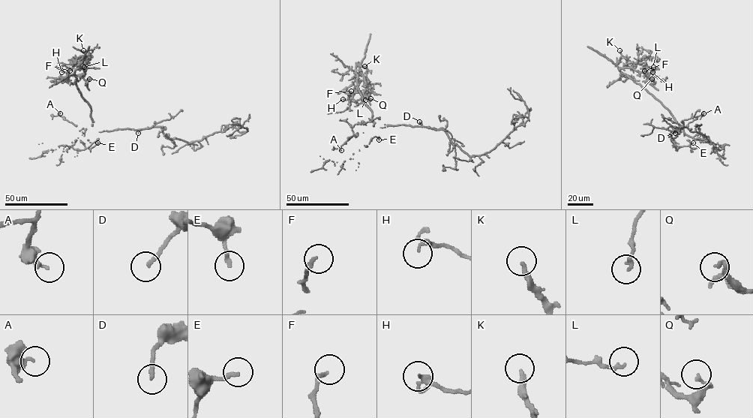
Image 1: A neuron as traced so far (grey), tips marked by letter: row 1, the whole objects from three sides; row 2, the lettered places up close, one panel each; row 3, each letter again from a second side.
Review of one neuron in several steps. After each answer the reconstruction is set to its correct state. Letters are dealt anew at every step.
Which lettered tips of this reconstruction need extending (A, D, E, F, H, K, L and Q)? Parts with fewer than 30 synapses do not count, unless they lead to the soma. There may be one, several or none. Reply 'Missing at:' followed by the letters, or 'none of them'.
Missing at: K

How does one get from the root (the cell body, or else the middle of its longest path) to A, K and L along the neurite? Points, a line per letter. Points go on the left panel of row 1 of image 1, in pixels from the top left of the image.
A: (123, 129), (106, 131), (91, 125), (79, 130), (61, 116), (60, 113)
K: (123, 129), (103, 130), (93, 125), (91, 106), (81, 94), (74, 75), (79, 61), (85, 56), (83, 50)
L: (123, 129), (103, 130), (93, 125), (91, 106), (81, 94), (74, 75), (78, 68), (84, 72), (84, 67)

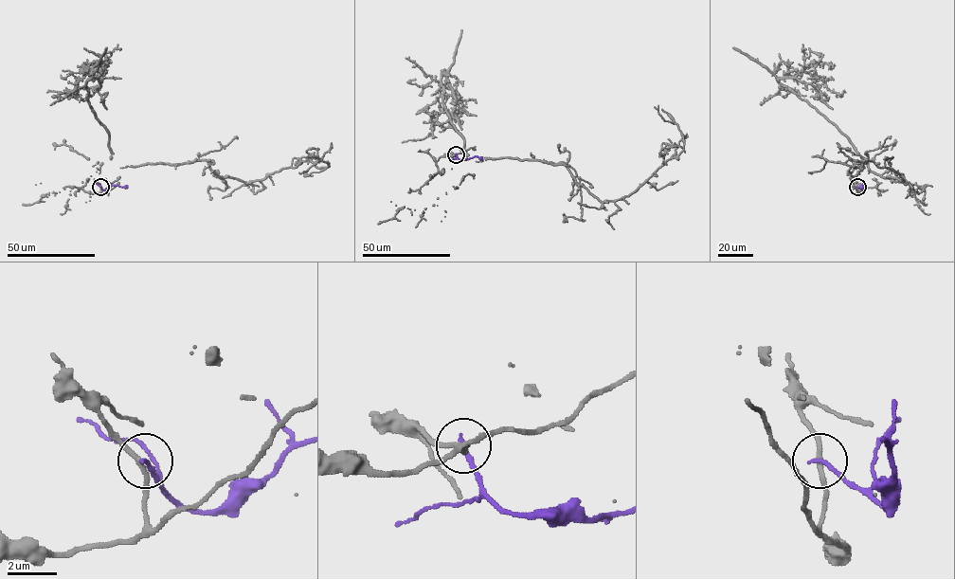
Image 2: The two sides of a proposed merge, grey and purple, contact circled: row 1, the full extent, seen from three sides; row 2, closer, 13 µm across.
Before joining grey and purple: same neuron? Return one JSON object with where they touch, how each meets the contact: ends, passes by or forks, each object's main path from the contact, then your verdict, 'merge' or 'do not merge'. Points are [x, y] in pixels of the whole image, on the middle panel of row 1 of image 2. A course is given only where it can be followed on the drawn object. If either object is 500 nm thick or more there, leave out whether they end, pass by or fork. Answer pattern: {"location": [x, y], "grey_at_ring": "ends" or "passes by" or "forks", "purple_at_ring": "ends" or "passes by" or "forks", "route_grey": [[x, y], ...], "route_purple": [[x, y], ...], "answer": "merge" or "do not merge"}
{"location": [456, 154], "grey_at_ring": "passes by", "purple_at_ring": "ends", "route_grey": [[456, 154], [563, 164], [601, 201], [616, 201], [683, 149], [678, 126], [654, 106]], "route_purple": [[456, 154], [459, 159], [475, 156], [482, 159]], "answer": "do not merge"}

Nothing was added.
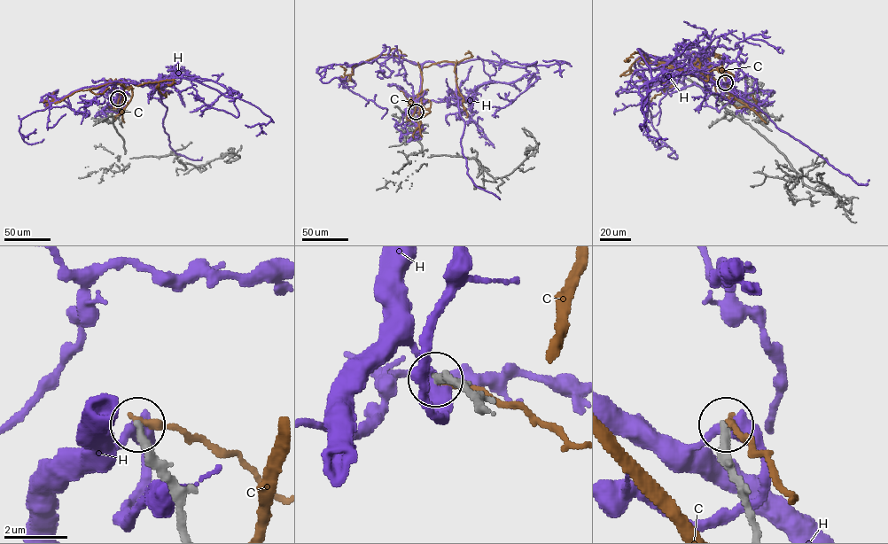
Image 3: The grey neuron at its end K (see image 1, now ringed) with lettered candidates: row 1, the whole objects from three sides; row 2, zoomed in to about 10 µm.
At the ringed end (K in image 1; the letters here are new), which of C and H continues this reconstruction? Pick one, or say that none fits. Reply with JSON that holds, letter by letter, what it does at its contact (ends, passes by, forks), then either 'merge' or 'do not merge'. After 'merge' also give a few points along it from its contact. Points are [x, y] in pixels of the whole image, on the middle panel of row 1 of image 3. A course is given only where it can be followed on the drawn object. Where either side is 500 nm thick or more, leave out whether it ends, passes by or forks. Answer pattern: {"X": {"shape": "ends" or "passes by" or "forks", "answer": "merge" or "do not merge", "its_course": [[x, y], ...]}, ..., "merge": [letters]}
{"C": {"shape": "ends", "answer": "do not merge"}, "H": {"shape": "passes by", "answer": "do not merge"}, "merge": []}

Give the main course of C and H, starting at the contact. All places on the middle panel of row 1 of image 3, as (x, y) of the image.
C: (416, 112), (426, 114), (419, 125), (419, 65), (384, 54), (351, 66), (353, 74), (345, 75), (340, 66)
H: (416, 112), (422, 66), (428, 61), (453, 64), (464, 123), (461, 144), (467, 174), (477, 186), (500, 199)

